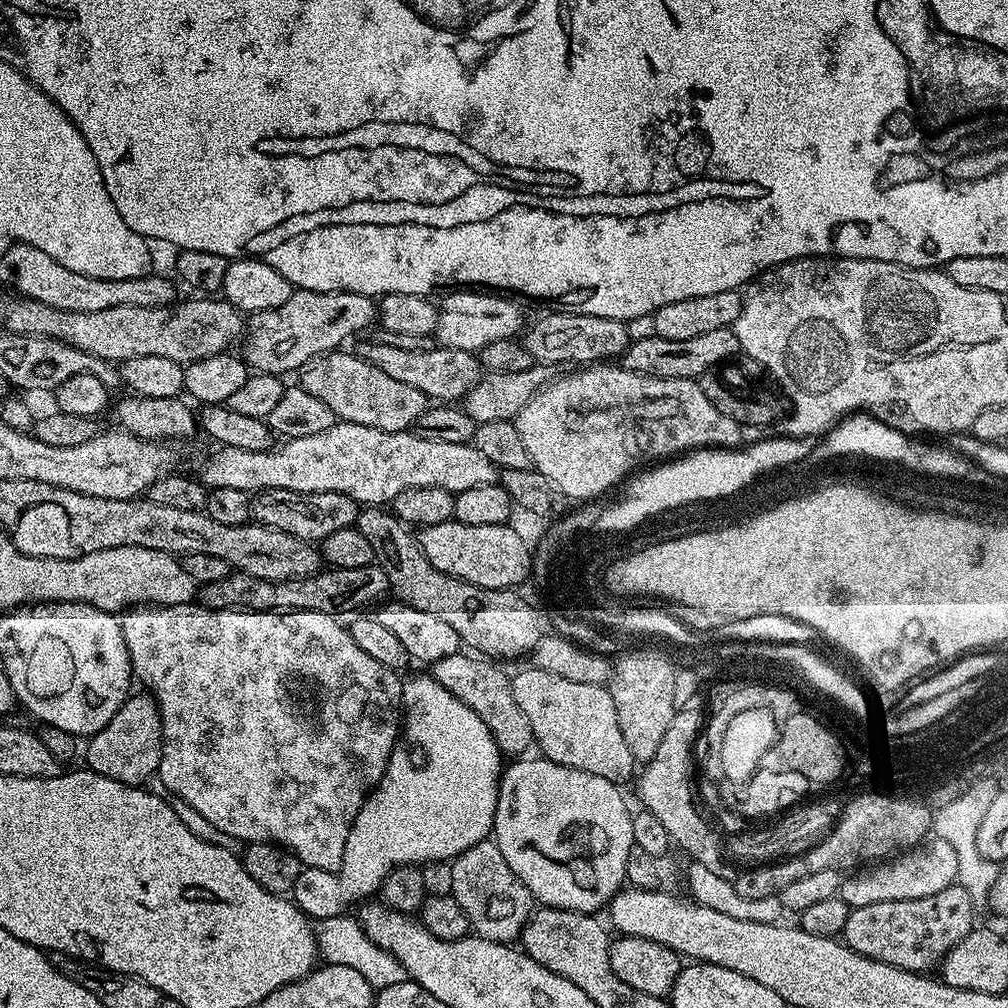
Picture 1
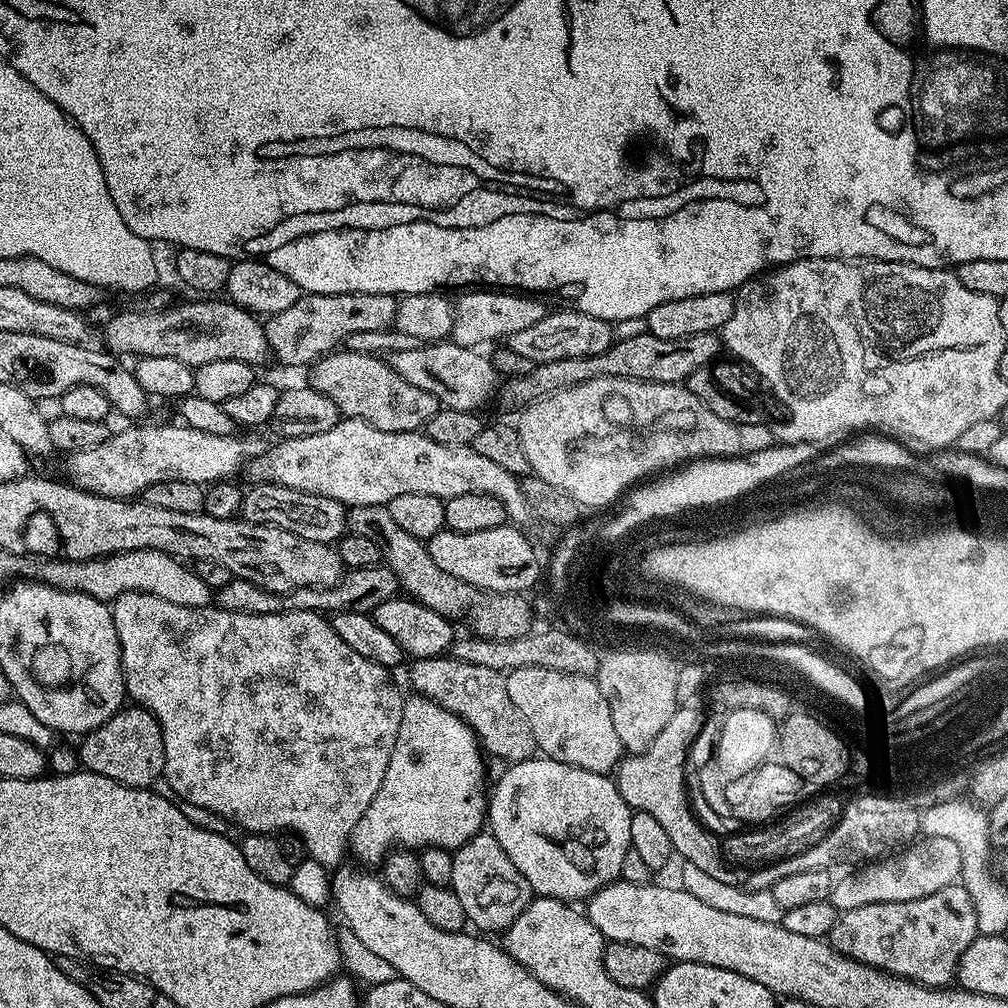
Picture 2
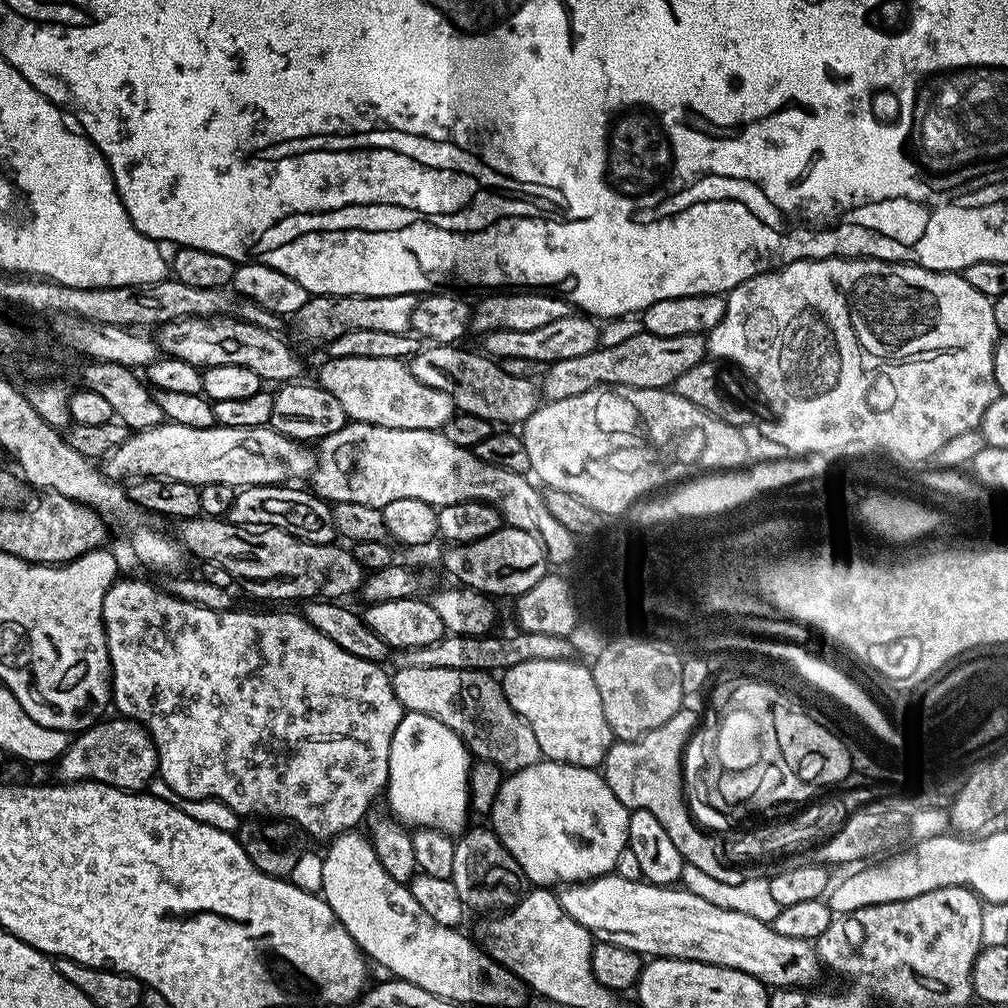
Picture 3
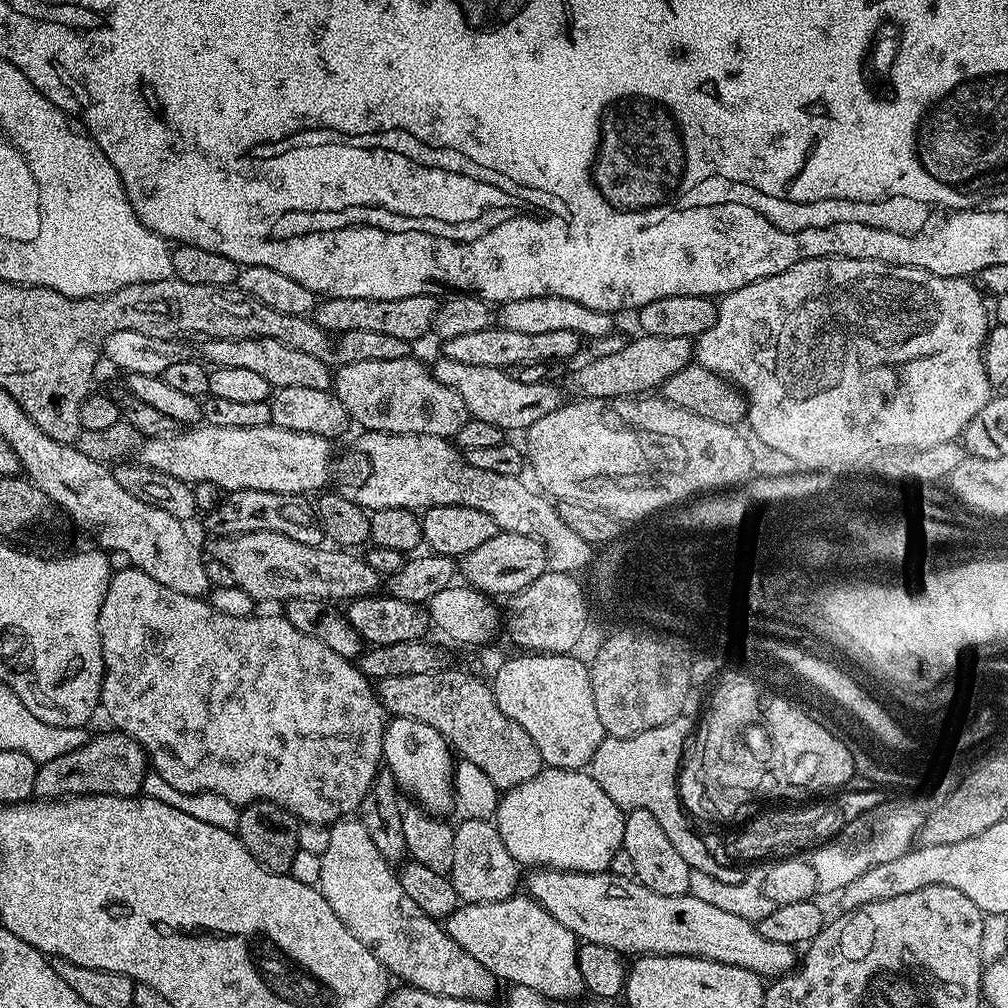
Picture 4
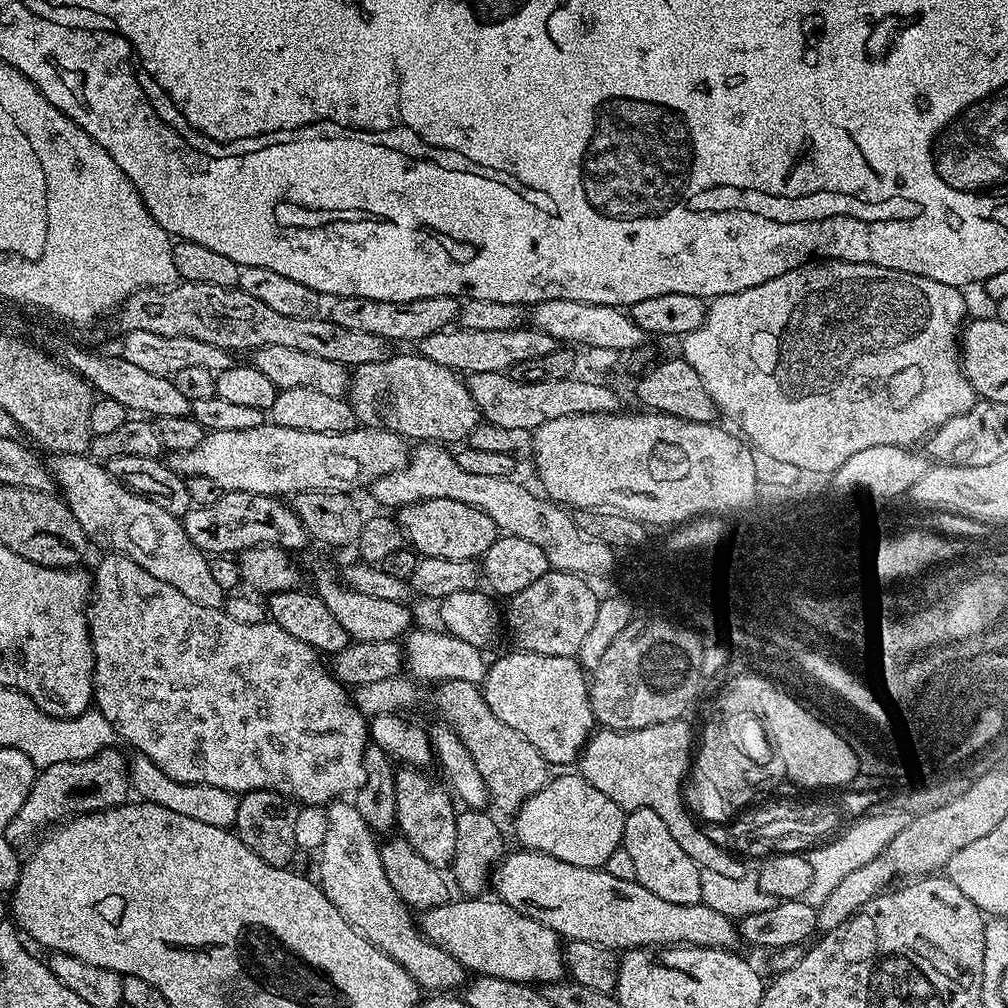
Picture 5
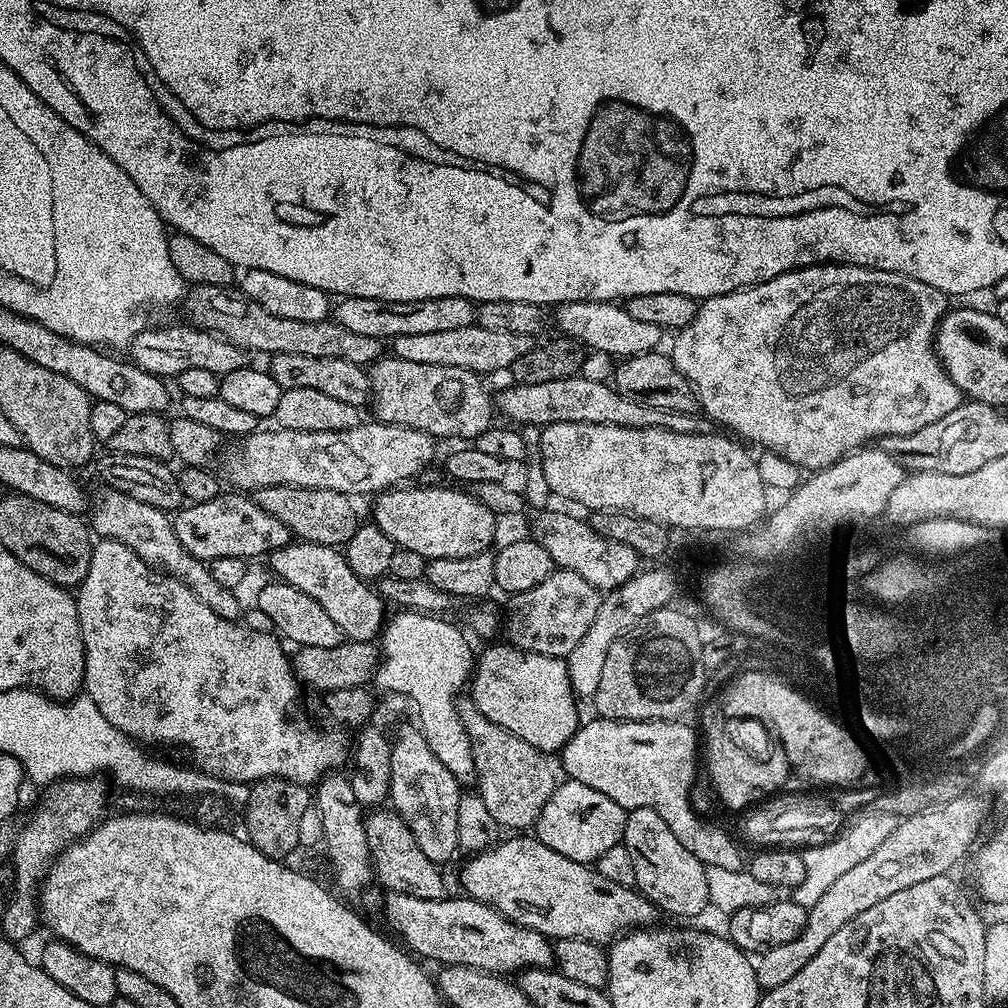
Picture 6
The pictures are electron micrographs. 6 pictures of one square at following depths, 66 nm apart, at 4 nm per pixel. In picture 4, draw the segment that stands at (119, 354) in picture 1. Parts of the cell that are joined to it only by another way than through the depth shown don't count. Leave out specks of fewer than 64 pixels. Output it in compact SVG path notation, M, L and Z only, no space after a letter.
M208 338L203 341L203 359L209 365L225 368L226 366L242 366L246 370L266 378L266 382L273 388L286 386L306 386L310 390L329 390L334 384L334 372L329 364L313 358L303 350L294 350L274 338Z

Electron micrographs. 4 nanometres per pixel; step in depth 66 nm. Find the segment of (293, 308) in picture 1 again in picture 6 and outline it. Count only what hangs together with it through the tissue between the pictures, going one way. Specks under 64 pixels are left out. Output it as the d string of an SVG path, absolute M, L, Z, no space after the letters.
M345 296L334 304L336 323L346 326L353 334L367 334L369 338L378 338L381 342L390 342L402 334L435 334L441 330L458 330L458 326L470 326L476 323L477 305L461 296L430 298L414 302L390 302L374 298Z

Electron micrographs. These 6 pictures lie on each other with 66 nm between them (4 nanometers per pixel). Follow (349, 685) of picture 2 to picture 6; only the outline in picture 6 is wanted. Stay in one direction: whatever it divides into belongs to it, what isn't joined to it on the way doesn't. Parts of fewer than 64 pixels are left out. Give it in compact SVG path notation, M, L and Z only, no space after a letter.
M97 539L92 546L90 554L90 570L86 578L75 589L76 609L78 610L78 622L82 630L82 642L84 643L84 687L83 691L92 699L94 706L102 710L106 722L118 730L122 730L137 742L148 744L177 744L185 748L192 755L191 763L201 772L208 772L211 776L217 776L223 780L233 780L239 784L249 786L257 780L266 778L282 778L295 784L315 786L325 776L335 773L343 764L350 760L350 736L347 731L319 732L316 728L299 728L292 721L292 707L300 696L302 684L297 679L293 668L293 661L289 653L284 653L285 645L271 631L259 632L259 627L245 626L243 623L226 618L218 618L190 586L186 586L178 578L168 576L158 568L152 568L134 552L130 546L124 546L122 542L114 540Z

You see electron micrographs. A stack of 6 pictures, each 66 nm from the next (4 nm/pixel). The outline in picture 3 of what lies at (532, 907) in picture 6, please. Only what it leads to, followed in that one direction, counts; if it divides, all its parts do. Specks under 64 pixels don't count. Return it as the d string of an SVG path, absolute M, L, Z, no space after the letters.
M615 874L600 876L597 880L585 880L583 884L570 884L561 887L558 892L562 910L586 926L593 941L614 946L626 946L626 950L639 952L644 958L661 960L689 960L706 962L710 966L722 966L730 970L742 970L750 978L758 978L769 989L808 988L822 973L822 965L816 953L813 941L802 938L786 938L772 928L771 923L759 921L750 914L735 910L724 910L713 903L687 891L683 886L665 886L649 884L643 879L631 880Z

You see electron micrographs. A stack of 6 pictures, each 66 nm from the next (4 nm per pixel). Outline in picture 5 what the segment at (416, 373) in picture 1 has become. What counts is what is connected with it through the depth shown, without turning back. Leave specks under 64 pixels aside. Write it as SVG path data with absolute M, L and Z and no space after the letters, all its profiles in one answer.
M491 372L468 376L466 383L481 417L487 423L502 426L513 434L531 433L538 426L563 416L621 411L622 406L614 389L604 384L595 384L592 380L576 379L549 378L538 382L518 382L510 378L507 372Z

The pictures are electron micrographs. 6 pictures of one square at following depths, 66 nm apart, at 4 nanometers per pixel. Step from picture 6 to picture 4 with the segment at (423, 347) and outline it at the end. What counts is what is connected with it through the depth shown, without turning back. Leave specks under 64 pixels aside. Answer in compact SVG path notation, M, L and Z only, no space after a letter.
M493 326L486 330L477 330L474 334L461 334L458 338L443 341L442 355L454 362L466 362L468 366L490 366L511 370L519 364L543 364L551 366L559 360L568 360L580 352L582 338L574 330L549 330L546 334L522 334L519 330L510 330Z

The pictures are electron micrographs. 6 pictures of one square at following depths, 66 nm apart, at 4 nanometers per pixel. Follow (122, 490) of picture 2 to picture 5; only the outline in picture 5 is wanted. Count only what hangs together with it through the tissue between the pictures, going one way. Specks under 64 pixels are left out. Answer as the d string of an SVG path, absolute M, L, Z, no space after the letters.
M266 422L254 430L209 432L194 450L173 452L166 463L185 478L202 474L218 482L225 492L288 498L298 492L356 494L360 484L371 486L378 478L406 466L409 455L409 441L381 428L358 426L352 432L314 434Z

